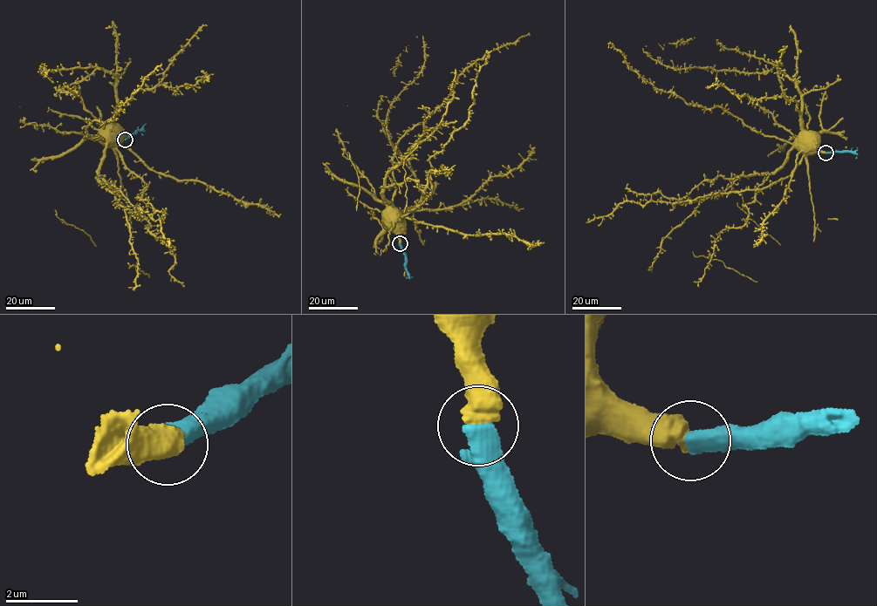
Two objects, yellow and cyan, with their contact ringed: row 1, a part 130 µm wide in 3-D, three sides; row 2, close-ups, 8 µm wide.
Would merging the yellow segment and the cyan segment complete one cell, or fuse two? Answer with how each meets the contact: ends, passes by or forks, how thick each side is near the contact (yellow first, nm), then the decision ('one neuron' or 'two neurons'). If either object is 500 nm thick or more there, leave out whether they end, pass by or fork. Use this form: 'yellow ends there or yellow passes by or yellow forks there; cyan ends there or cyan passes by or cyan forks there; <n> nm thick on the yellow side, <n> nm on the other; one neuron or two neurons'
700 nm thick on the yellow side, 550 nm on the other; one neuron

